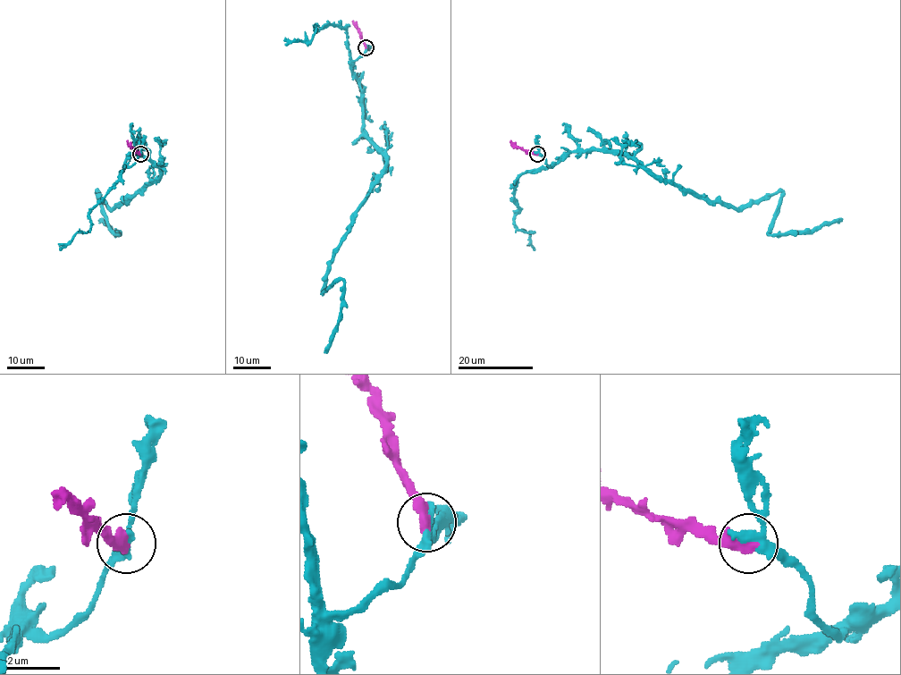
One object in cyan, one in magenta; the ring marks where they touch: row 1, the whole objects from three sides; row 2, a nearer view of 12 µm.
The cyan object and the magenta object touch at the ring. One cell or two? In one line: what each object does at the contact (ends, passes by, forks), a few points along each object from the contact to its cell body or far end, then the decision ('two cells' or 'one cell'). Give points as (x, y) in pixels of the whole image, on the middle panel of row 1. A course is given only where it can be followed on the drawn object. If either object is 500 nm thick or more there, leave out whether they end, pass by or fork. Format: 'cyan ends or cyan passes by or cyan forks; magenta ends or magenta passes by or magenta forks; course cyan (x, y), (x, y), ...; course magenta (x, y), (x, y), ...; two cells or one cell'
cyan passes by; magenta ends; course cyan (366, 47), (351, 72), (365, 137), (385, 169), (330, 265), (323, 291), (341, 280), (343, 306), (326, 353); course magenta (366, 47), (359, 29), (352, 21); one cell

